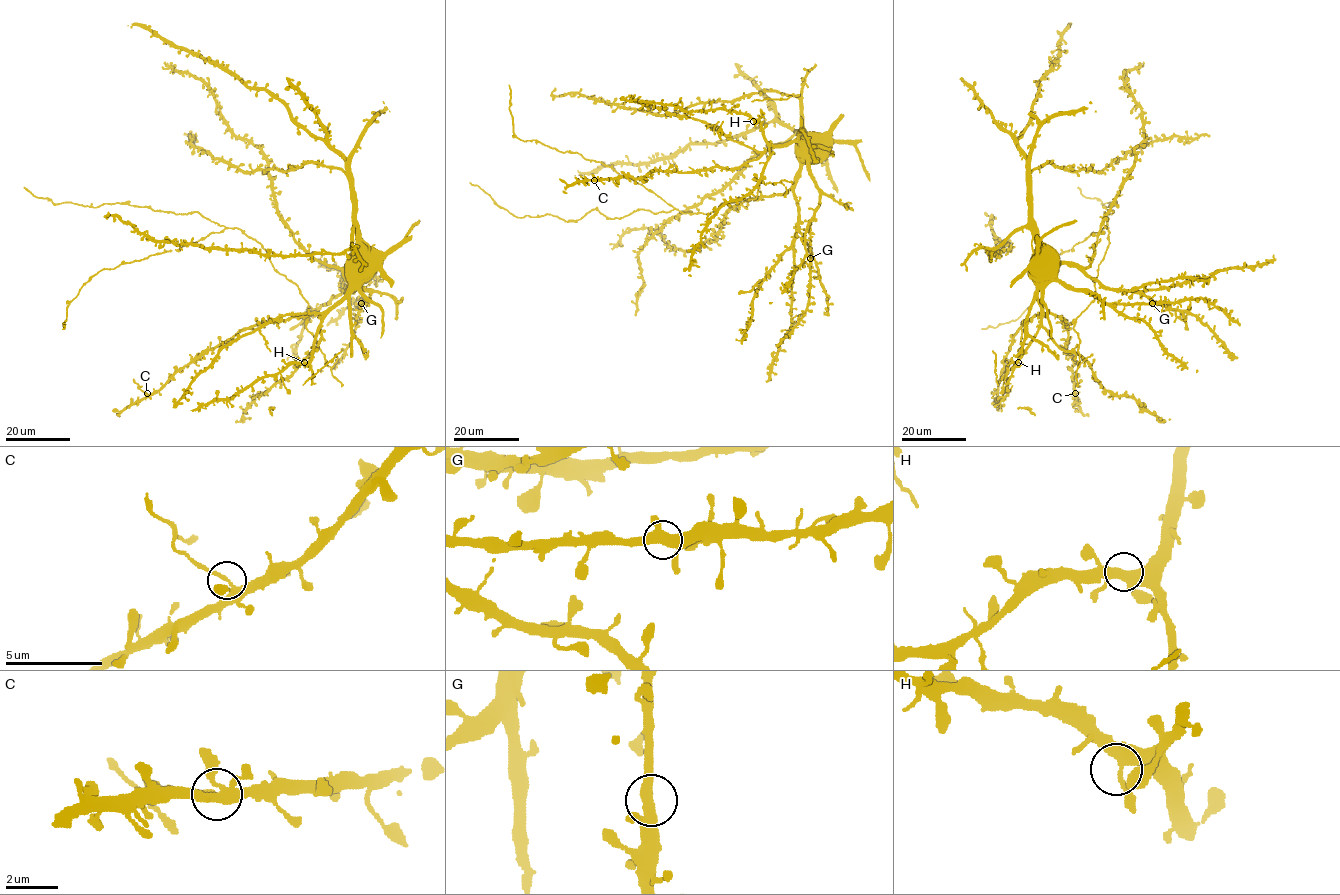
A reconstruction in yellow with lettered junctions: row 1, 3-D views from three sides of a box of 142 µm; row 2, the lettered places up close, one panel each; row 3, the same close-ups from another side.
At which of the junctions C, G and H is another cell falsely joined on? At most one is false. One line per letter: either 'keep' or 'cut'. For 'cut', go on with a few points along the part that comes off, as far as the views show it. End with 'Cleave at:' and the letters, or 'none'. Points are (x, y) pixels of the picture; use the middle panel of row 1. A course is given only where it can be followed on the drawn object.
C: cut; course (594, 180), (580, 176)
G: keep
H: keep
Cleave at: C

